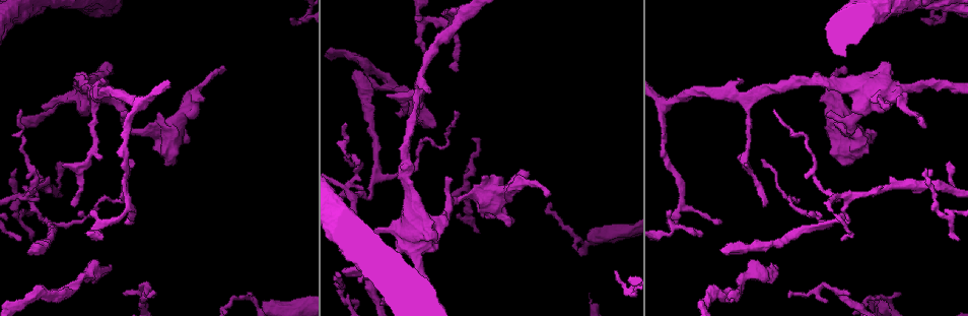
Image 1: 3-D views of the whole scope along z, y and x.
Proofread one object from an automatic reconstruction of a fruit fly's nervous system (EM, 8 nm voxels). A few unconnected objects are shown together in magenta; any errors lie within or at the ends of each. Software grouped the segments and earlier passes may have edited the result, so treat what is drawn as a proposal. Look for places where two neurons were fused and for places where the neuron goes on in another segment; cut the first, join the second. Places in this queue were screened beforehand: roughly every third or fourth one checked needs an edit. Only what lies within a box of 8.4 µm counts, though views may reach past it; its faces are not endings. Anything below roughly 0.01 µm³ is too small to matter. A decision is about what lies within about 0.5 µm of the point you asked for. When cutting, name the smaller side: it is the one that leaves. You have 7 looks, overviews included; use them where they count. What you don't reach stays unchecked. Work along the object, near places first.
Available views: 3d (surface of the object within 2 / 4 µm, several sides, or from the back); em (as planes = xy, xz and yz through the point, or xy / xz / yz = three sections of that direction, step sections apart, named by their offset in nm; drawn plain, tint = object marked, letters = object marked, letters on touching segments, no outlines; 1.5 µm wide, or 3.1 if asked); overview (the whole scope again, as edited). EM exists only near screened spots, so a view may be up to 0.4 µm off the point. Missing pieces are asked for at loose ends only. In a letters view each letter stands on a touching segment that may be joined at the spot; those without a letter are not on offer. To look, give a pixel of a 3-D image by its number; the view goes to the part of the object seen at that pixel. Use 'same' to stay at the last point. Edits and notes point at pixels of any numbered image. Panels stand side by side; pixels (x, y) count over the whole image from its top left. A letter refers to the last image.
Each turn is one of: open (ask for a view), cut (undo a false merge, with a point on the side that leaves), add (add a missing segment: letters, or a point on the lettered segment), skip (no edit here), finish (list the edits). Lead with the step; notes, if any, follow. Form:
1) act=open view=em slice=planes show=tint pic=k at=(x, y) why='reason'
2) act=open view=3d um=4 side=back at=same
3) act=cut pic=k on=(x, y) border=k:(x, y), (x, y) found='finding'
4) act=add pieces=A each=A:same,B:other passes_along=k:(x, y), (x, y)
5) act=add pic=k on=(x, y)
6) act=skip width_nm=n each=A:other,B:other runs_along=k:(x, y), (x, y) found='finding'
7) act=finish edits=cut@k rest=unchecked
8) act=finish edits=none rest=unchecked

act=open view=3d um=2 pic=1 at=(29, 248) why='branch stops here'

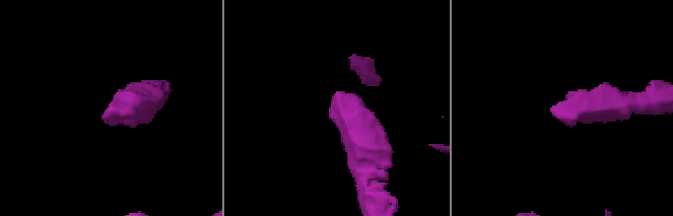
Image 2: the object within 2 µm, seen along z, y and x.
act=open view=em slice=planes show=letters pic=2 at=(552, 107) why='now the EM'

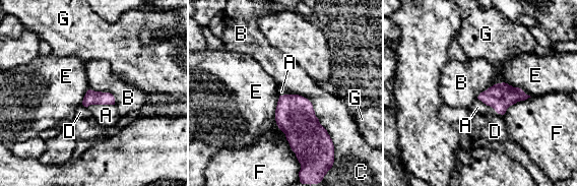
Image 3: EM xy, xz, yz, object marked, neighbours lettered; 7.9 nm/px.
act=add pieces=A each=A:same,B:other,C:other,D:other,E:other,F:other,G:other passes_along=3:(91, 98), (100, 104), (106, 115) found='it goes on there'

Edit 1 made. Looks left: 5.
act=open view=overview

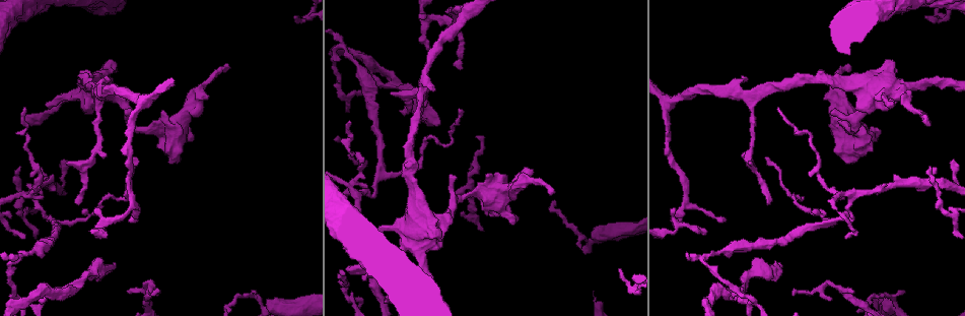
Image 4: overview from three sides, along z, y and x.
act=open view=em slice=xz step=4 show=letters pic=4 at=(427, 48)

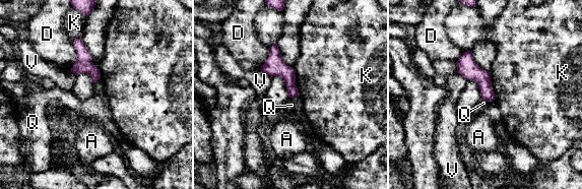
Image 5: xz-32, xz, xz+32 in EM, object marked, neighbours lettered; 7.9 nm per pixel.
act=open view=em slice=planes show=letters at=same

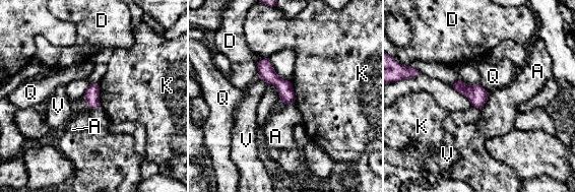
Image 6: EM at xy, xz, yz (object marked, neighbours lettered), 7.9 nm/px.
act=skip longest_contact=K:170nm each=A:other,D:other,K:other,Q:other,V:other border=6:(487, 100), (480, 109) found='no lettered segment goes on from it'

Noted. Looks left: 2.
act=open view=em slice=planes show=letters pic=4 at=(669, 101) why='a fork'

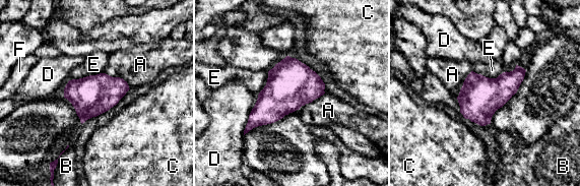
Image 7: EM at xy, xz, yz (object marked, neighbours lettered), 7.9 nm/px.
act=skip each=A:other,B:other,C:other,D:other,E:other,F:other border=7:(103, 72), (70, 79), (63, 97) found='continuous, no second neuron'

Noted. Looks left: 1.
act=finish edits=add@3 rest=unchecked

